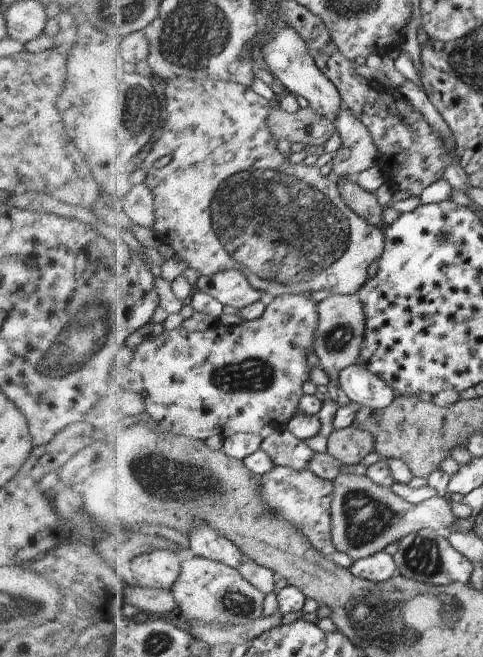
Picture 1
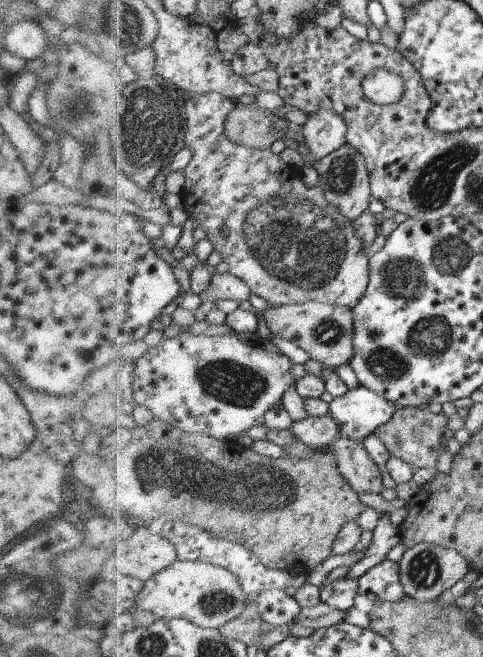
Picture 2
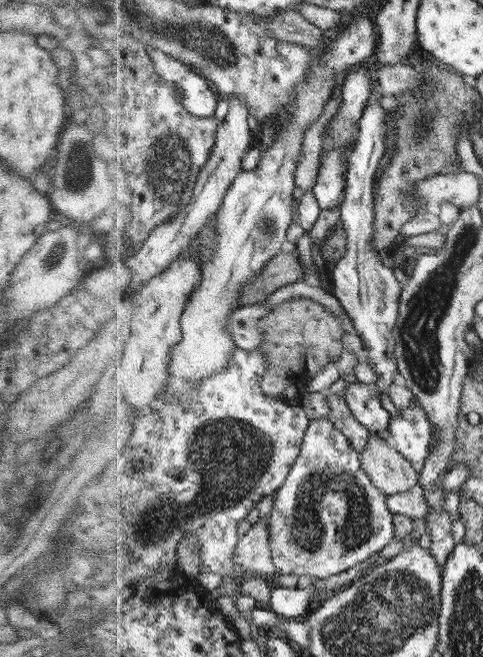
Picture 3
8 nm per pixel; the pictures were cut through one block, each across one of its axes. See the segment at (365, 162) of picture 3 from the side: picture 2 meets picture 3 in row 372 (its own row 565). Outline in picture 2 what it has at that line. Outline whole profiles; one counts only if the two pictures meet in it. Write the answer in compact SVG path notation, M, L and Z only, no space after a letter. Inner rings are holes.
M384 559L360 578L359 594L370 600L397 603L405 598L403 583L400 582L399 564Z

